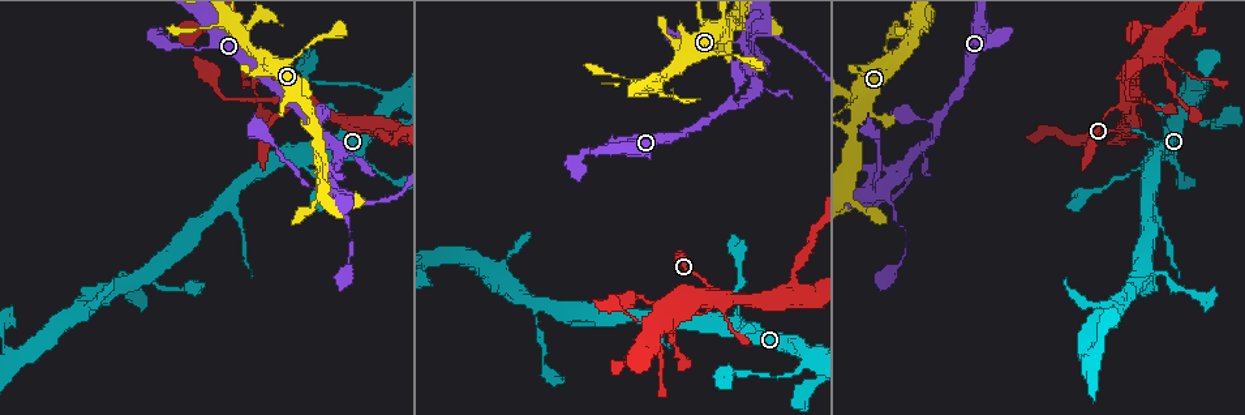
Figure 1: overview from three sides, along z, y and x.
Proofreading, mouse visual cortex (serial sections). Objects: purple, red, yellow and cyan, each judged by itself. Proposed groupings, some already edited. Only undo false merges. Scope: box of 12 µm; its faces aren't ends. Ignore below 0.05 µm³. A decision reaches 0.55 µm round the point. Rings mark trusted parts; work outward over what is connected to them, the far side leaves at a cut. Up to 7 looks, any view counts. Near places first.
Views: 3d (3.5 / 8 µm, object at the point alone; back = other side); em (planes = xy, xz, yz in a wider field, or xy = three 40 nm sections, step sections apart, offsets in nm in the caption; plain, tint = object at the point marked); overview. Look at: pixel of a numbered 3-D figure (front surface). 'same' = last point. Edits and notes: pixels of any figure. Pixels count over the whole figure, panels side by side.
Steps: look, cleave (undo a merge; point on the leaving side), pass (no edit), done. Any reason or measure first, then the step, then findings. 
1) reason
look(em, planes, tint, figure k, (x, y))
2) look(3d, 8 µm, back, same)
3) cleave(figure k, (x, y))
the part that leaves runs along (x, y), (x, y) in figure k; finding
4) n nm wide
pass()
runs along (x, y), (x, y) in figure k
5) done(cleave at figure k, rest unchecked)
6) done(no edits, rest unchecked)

thin neck
look(3d, 8 µm, figure 1, (1123, 102))

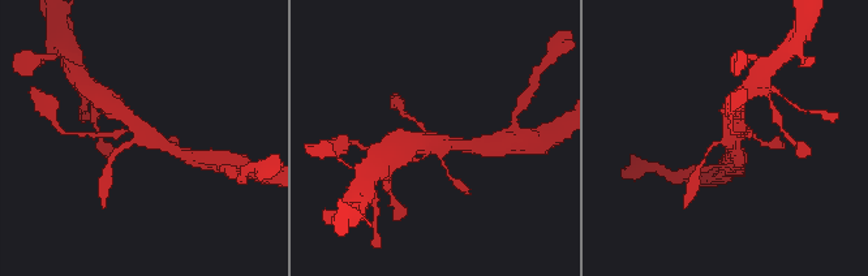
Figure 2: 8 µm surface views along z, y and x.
look(em, planes, tint, figure 2, (432, 136))

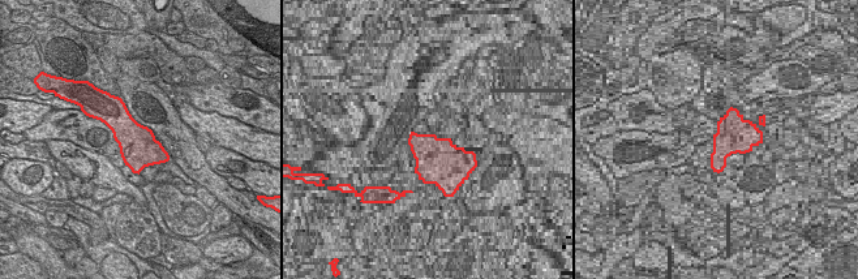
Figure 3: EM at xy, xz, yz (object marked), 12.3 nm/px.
pass()
runs along (707, 152), (729, 134), (733, 111) in figure 2; all the same cell

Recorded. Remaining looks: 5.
sharp bend
look(3d, 8 µm, figure 1, (725, 24))

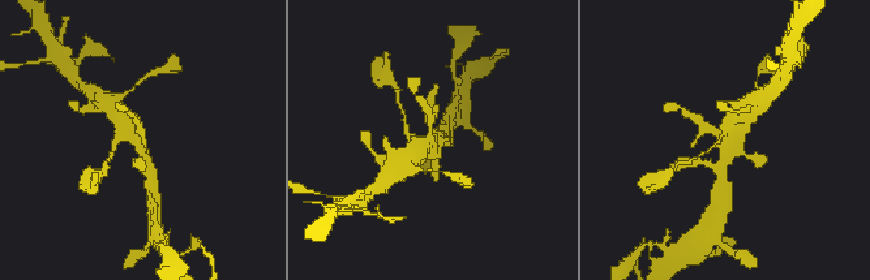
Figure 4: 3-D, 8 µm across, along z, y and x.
look(3d, 3.5 µm, figure 4, (430, 141))

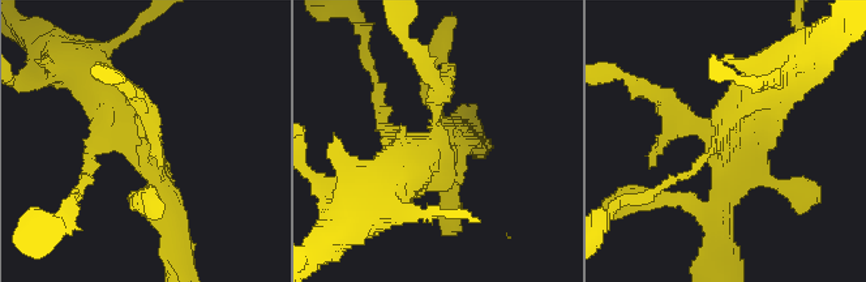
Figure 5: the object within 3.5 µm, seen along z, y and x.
look(em, xy, step 3, tint, figure 5, (142, 145))

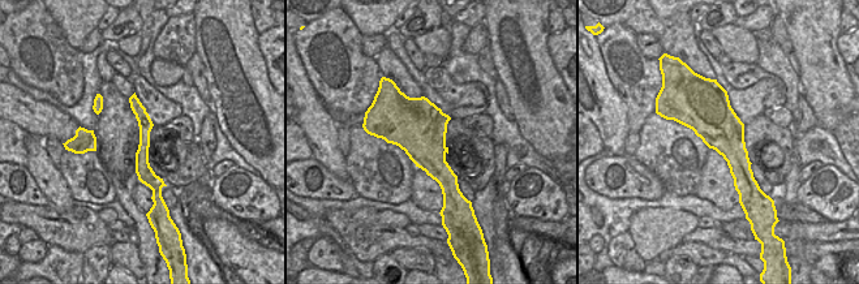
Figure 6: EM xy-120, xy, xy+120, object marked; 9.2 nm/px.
pass()
runs along (99, 85), (142, 137), (167, 221) in figure 5; one cell here

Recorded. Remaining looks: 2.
abrupt turn
look(3d, 3.5 µm, figure 1, (885, 189))

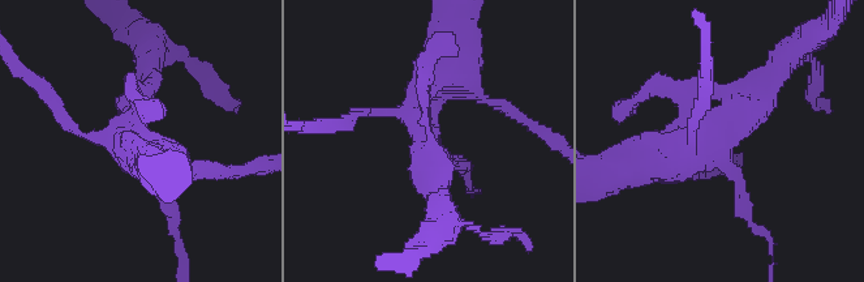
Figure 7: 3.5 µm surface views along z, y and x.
shape alone is not enough
look(em, xy, step 3, tint, figure 7, (422, 137))

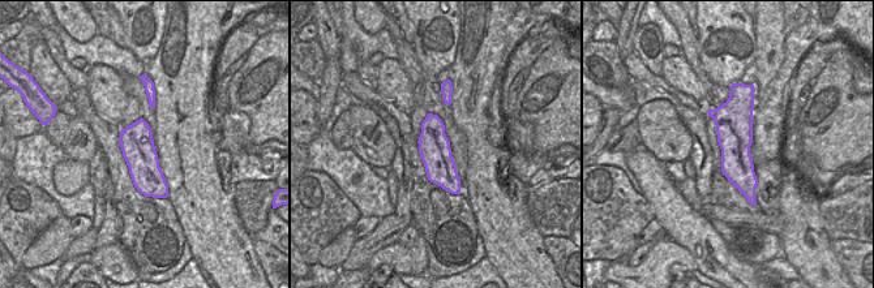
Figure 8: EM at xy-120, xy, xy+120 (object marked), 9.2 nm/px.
pass()
all the same cell

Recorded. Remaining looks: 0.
done(no edits, rest unchecked)

